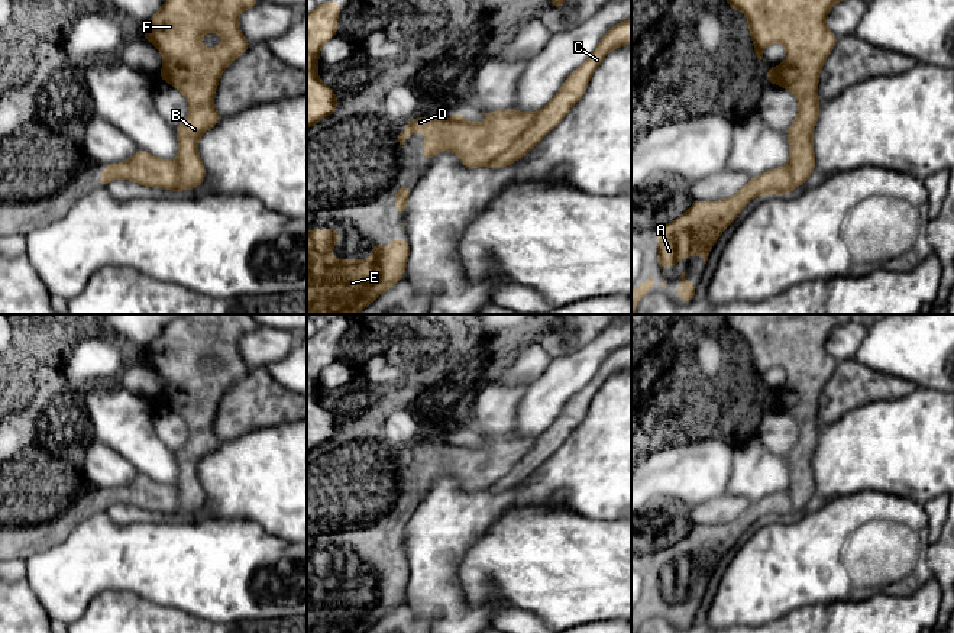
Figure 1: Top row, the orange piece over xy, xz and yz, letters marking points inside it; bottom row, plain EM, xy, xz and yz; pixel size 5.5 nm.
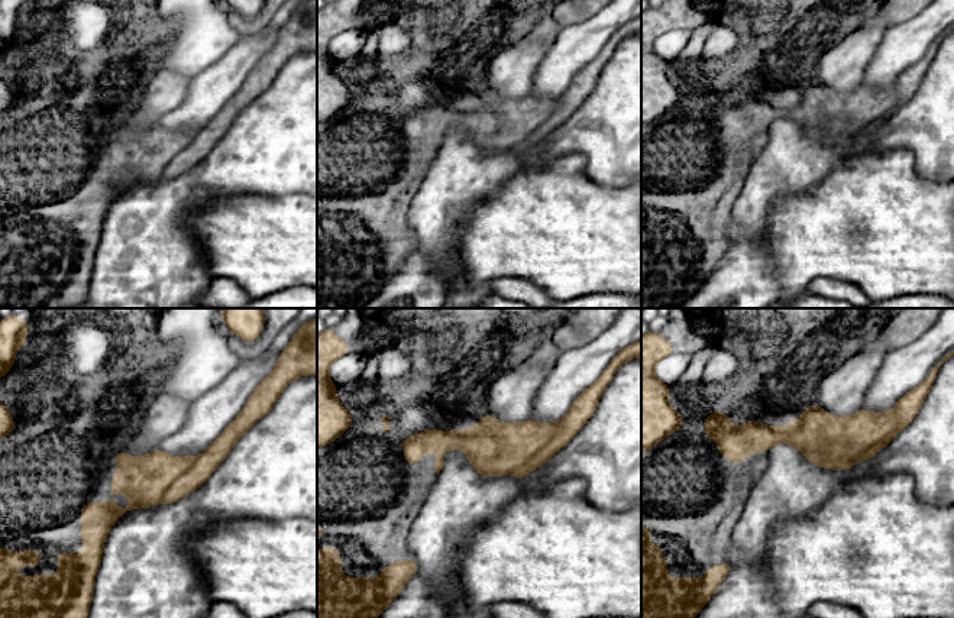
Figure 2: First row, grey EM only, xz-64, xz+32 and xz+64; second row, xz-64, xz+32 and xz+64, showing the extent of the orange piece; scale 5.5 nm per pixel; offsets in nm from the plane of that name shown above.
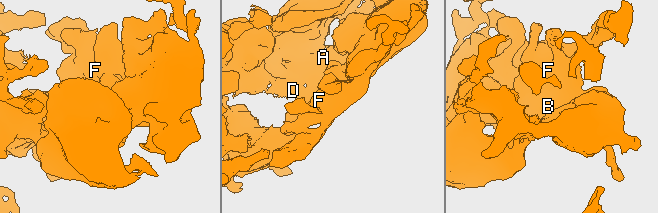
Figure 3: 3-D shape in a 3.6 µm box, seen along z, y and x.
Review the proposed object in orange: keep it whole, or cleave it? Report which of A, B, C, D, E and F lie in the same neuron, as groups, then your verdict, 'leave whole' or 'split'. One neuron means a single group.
A B C D E F | leave whole

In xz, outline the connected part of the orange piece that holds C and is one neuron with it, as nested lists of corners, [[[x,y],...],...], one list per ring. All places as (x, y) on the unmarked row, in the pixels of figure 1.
[[[631,343],[612,351],[601,364],[594,378],[581,388],[562,408],[559,417],[539,436],[524,437],[514,432],[481,437],[485,448],[470,448],[463,437],[447,443],[414,442],[398,459],[404,469],[408,459],[431,458],[424,462],[424,484],[446,474],[455,477],[466,492],[488,490],[491,494],[504,492],[525,481],[582,423],[588,407],[615,372],[631,368]]]

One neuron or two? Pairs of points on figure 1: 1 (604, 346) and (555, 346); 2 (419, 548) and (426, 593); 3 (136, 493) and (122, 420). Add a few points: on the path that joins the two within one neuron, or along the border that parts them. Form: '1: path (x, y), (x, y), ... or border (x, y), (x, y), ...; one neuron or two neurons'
1: border (604, 329), (576, 351), (552, 359); two neurons
2: path (426, 559), (426, 581); one neuron
3: border (139, 472), (171, 485); two neurons

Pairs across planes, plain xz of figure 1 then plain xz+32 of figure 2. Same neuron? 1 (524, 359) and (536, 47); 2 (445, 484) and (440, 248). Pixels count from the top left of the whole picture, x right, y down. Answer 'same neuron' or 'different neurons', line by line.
1: different neurons
2: same neuron

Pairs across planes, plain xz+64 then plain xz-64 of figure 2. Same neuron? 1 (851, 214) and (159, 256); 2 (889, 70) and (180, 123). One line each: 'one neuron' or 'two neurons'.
1: two neurons
2: one neuron

